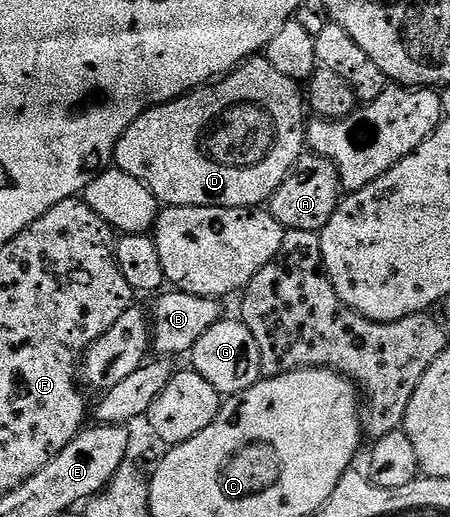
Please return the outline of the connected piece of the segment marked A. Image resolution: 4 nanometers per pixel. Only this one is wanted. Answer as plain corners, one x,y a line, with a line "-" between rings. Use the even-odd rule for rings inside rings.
305,154
290,170
286,182
274,190
266,211
286,230
306,230
319,233
330,222
334,210
342,199
342,185
338,170
326,158

